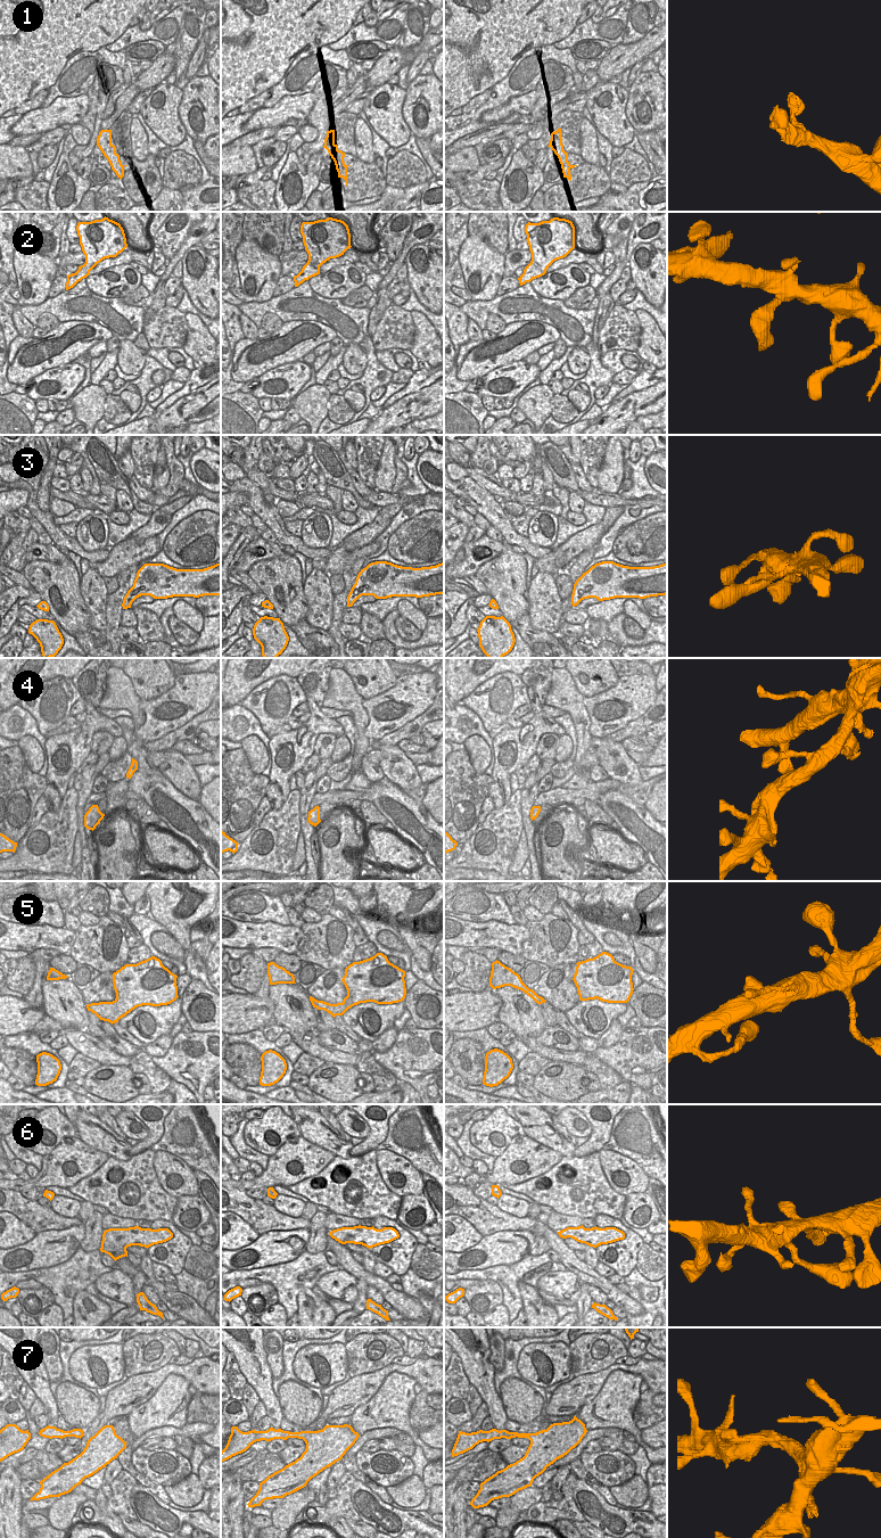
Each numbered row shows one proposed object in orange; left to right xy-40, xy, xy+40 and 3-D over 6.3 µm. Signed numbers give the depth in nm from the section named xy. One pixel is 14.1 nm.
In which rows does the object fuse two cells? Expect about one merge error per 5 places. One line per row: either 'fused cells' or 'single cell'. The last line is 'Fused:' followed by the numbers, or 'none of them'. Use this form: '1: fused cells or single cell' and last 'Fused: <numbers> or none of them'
1: single cell
2: single cell
3: single cell
4: fused cells
5: single cell
6: single cell
7: single cell
Fused: 4

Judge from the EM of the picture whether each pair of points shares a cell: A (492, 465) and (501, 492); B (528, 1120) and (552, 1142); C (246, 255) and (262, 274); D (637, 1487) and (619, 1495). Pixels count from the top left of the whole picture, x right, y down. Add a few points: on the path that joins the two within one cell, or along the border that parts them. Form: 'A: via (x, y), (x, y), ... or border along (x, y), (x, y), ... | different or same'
A: border along (482, 469), (495, 476) | different
B: via (534, 1124), (546, 1136) | same
C: via (250, 260), (258, 270) | same
D: via (633, 1491), (624, 1494) | same

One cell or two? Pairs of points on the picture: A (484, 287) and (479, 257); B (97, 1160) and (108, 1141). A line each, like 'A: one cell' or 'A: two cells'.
A: one cell
B: two cells

